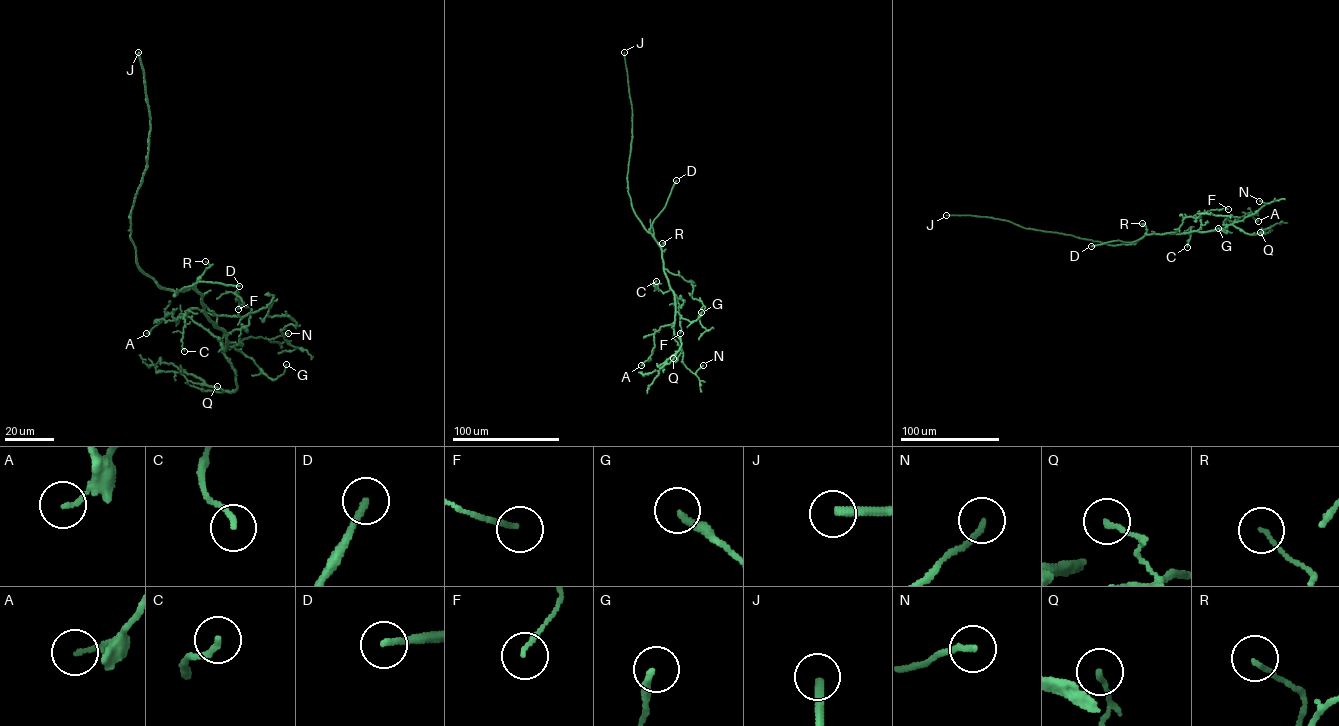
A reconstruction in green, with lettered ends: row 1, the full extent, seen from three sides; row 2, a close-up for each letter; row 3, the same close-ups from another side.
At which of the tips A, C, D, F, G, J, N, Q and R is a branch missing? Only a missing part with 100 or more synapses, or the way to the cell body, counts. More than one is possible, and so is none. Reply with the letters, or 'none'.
D, J

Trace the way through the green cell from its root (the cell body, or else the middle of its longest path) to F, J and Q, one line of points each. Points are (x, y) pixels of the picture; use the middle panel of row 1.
F: (643, 226), (660, 247), (669, 287), (678, 298), (685, 301), (681, 295), (677, 301), (680, 333)
J: (643, 226), (632, 208), (628, 191), (632, 110), (624, 52)
Q: (643, 226), (660, 247), (664, 272), (675, 298), (674, 334), (681, 346), (673, 358)

